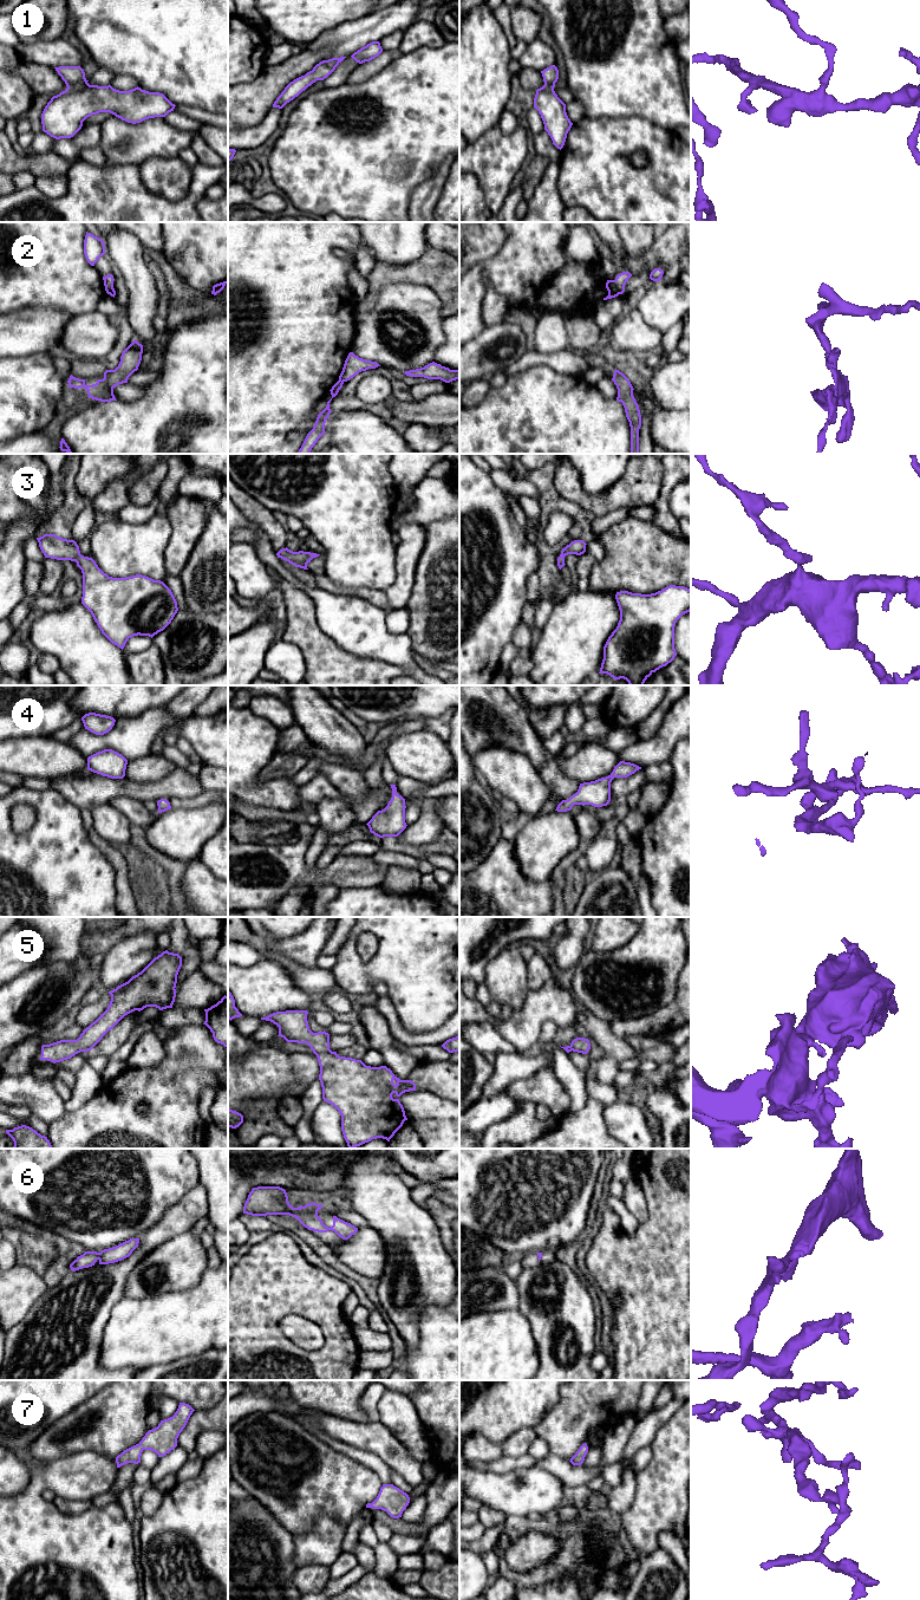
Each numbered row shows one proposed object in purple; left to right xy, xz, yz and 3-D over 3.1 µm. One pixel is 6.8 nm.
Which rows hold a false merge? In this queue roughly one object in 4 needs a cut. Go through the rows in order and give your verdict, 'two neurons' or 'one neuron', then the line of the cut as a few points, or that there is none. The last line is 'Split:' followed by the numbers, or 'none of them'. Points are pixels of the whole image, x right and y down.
1: one neuron | no cut
2: two neurons | yz (614, 280), (619, 293)
3: one neuron | no cut
4: one neuron | no cut
5: one neuron | no cut
6: one neuron | no cut
7: one neuron | no cut
Split: 2

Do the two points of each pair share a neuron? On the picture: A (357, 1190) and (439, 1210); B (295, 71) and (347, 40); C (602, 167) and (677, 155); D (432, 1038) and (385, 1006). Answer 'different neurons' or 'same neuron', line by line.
A: different neurons
B: different neurons
C: same neuron
D: same neuron

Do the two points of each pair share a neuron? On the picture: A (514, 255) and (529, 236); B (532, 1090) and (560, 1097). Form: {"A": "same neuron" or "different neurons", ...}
{"A": "same neuron", "B": "same neuron"}

